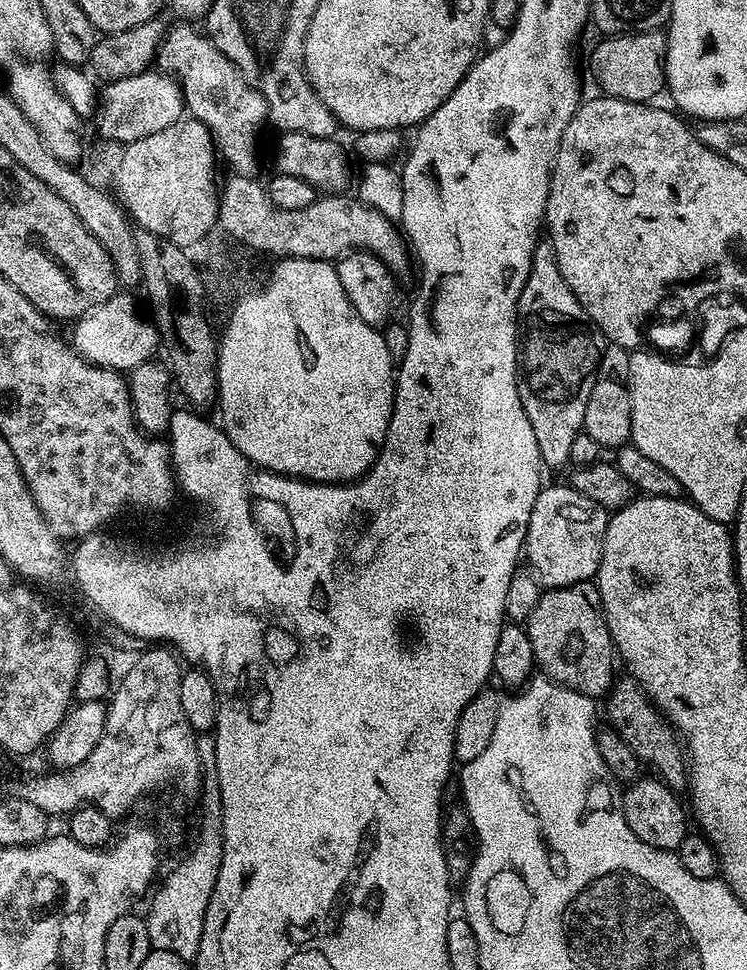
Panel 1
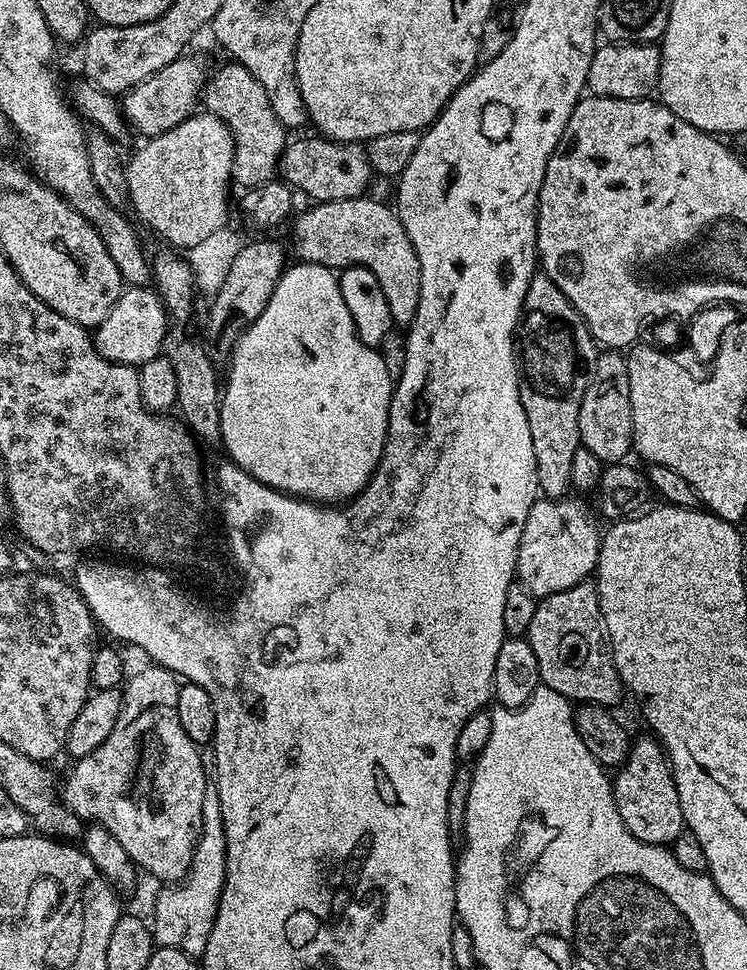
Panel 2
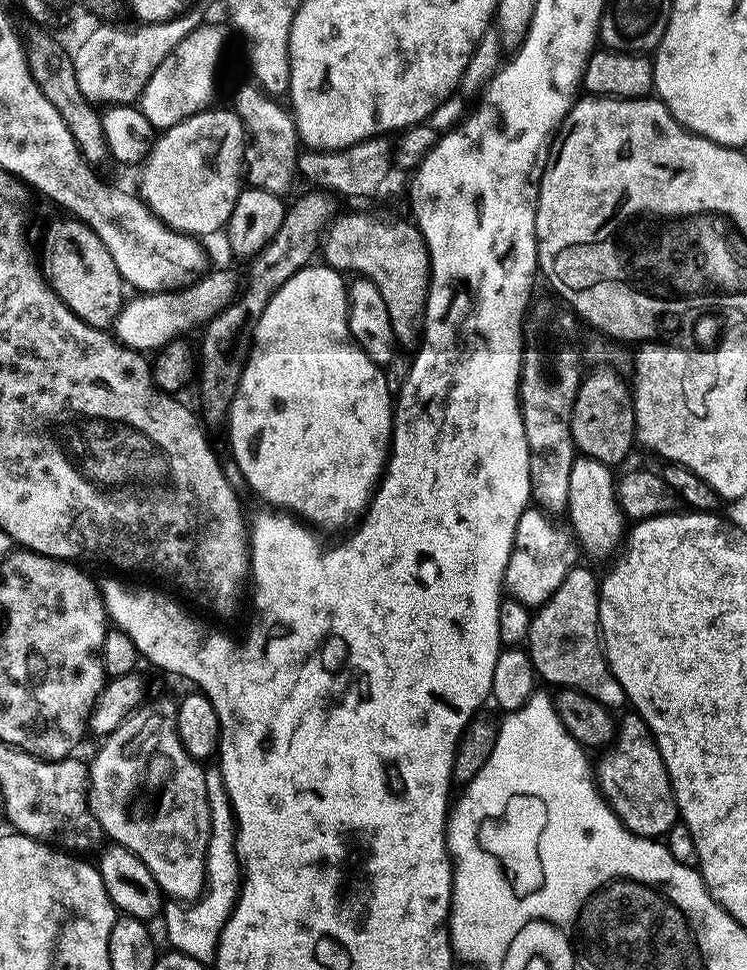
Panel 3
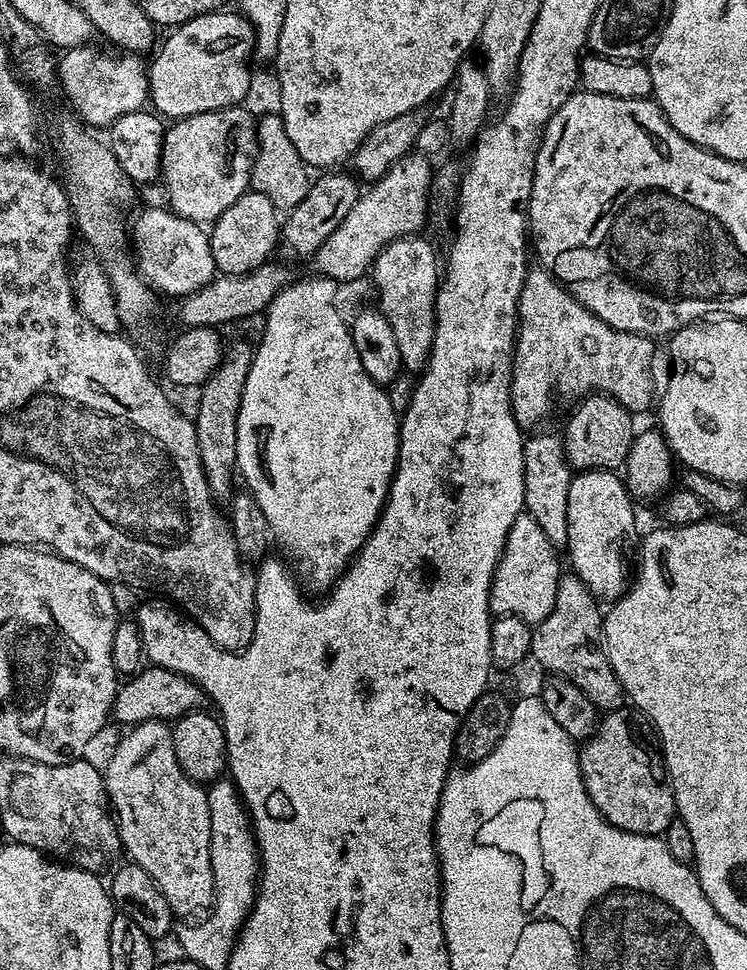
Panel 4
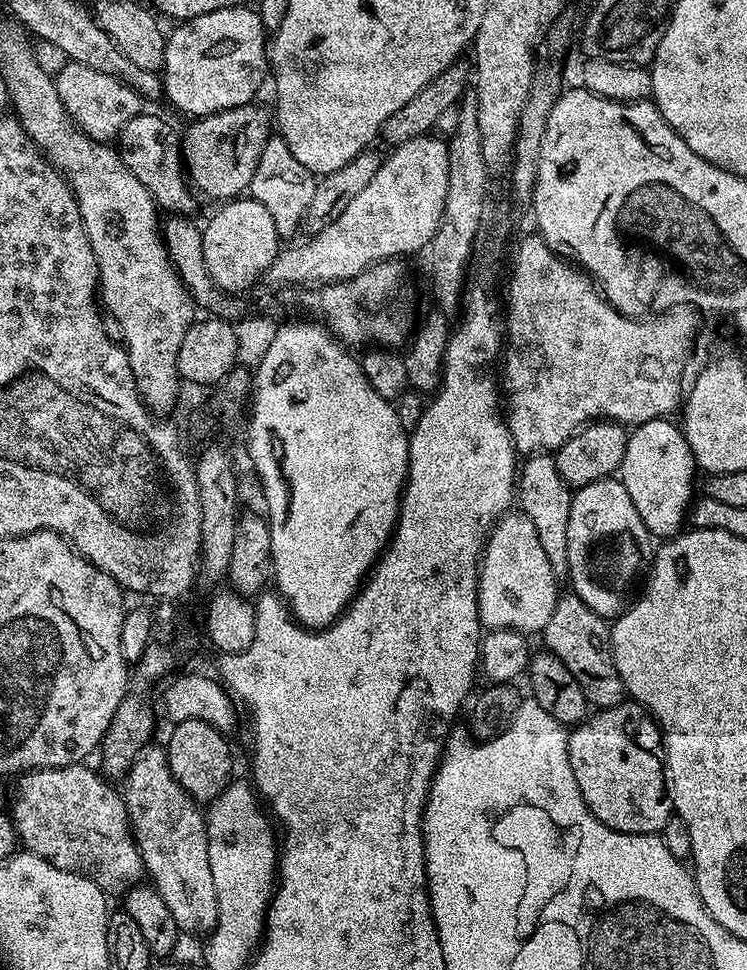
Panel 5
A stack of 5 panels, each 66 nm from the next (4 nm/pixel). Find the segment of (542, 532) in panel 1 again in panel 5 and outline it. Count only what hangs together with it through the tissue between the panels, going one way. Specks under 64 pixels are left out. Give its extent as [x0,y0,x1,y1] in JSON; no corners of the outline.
[478,510,558,634]

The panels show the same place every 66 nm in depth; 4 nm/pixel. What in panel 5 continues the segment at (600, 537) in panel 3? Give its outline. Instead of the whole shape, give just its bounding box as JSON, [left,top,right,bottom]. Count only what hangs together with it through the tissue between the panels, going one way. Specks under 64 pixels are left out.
[566,478,650,614]

